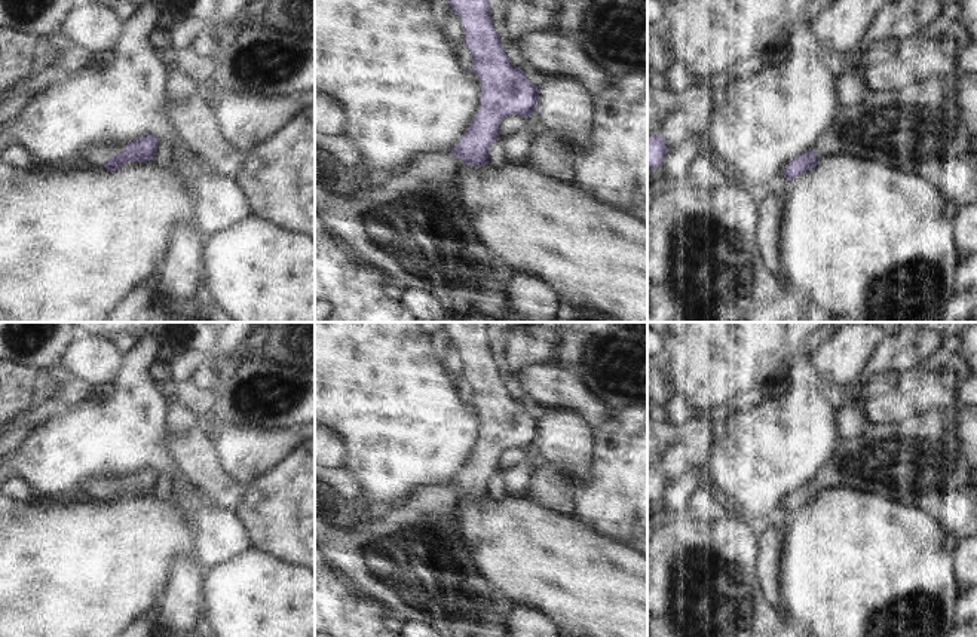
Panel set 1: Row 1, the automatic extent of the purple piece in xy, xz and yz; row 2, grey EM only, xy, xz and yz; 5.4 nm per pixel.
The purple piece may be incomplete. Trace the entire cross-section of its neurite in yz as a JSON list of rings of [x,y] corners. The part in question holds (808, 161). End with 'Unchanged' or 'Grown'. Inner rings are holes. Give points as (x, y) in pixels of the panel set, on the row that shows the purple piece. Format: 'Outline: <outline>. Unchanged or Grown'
Outline: [[[934,77],[918,85],[910,85],[898,92],[873,92],[869,102],[852,105],[849,114],[837,114],[826,131],[826,138],[818,141],[808,153],[790,162],[784,175],[794,178],[814,169],[821,159],[848,156],[866,162],[878,162],[903,174],[916,174],[934,186],[946,203],[959,209],[977,205],[977,148],[973,146],[958,102],[959,82]]]. Grown.

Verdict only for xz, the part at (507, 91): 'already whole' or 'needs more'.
needs more

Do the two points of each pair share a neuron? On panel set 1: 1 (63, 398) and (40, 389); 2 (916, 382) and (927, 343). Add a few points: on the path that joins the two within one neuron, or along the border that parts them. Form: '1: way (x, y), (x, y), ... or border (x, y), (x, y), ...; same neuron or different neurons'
1: border (63, 385), (52, 398); different neurons
2: border (925, 363), (897, 374); different neurons

